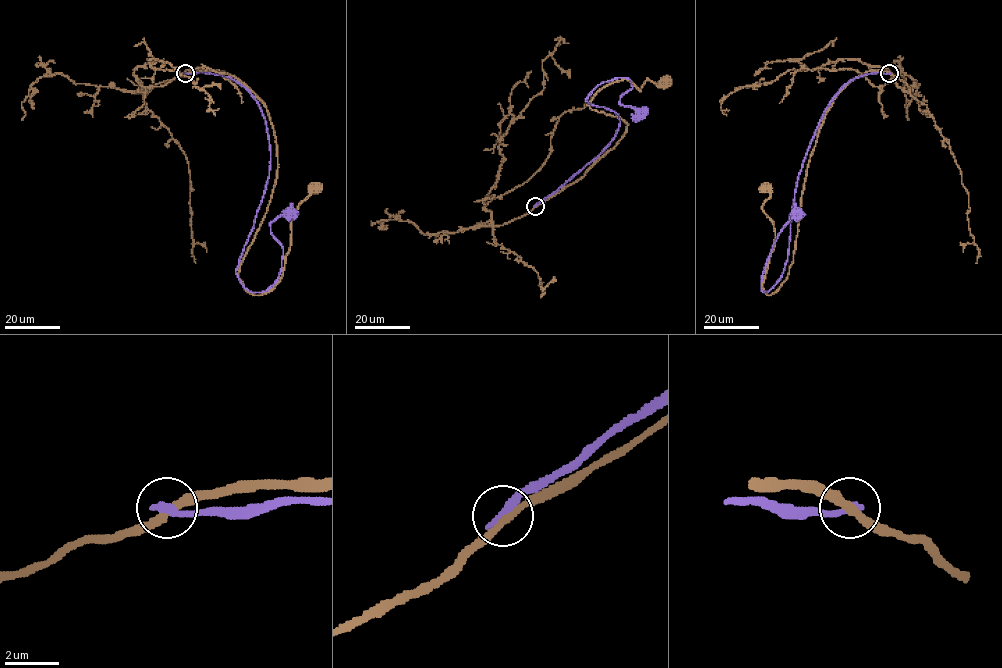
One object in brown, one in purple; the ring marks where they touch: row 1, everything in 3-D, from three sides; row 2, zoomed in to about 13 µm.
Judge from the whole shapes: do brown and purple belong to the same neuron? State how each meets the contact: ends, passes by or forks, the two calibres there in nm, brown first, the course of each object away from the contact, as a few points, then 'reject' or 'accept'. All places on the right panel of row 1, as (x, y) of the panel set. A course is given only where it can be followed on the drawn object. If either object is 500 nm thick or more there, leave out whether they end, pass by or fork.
brown passes by | purple ends | 280/340 nm | brown via (889, 73), (855, 77), (829, 107), (809, 158), (793, 262), (770, 295), (766, 186) | purple via (889, 73), (856, 77), (822, 116), (795, 194), (784, 272), (766, 292), (766, 260), (797, 214) | reject

